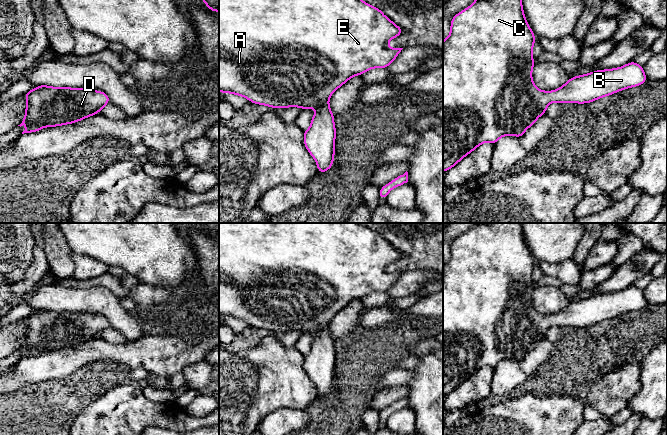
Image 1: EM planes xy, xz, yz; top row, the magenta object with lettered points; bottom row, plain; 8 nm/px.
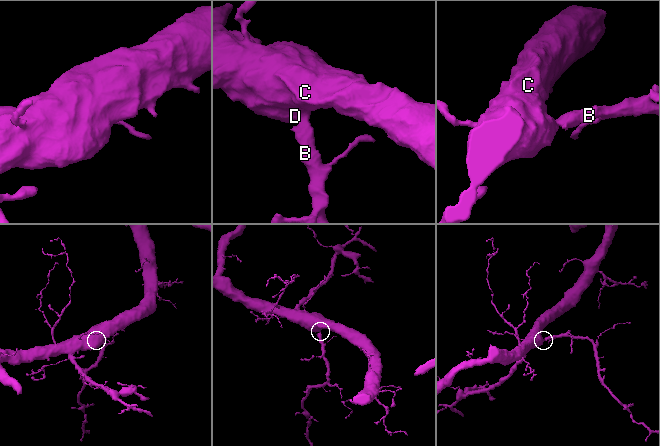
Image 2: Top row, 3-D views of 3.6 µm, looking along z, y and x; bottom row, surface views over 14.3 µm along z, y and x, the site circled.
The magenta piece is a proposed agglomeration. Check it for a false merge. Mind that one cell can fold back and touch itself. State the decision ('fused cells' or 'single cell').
single cell

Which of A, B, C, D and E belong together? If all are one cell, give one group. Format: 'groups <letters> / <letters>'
groups A B C D E

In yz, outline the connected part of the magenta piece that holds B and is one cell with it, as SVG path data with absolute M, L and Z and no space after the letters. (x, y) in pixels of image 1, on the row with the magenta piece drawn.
M475 0L452 18L450 26L450 35L443 41L443 172L484 142L495 144L506 135L522 137L552 102L590 103L648 81L643 66L631 61L622 67L571 77L553 91L538 89L532 80L535 64L532 49L536 36L526 21L522 0Z

